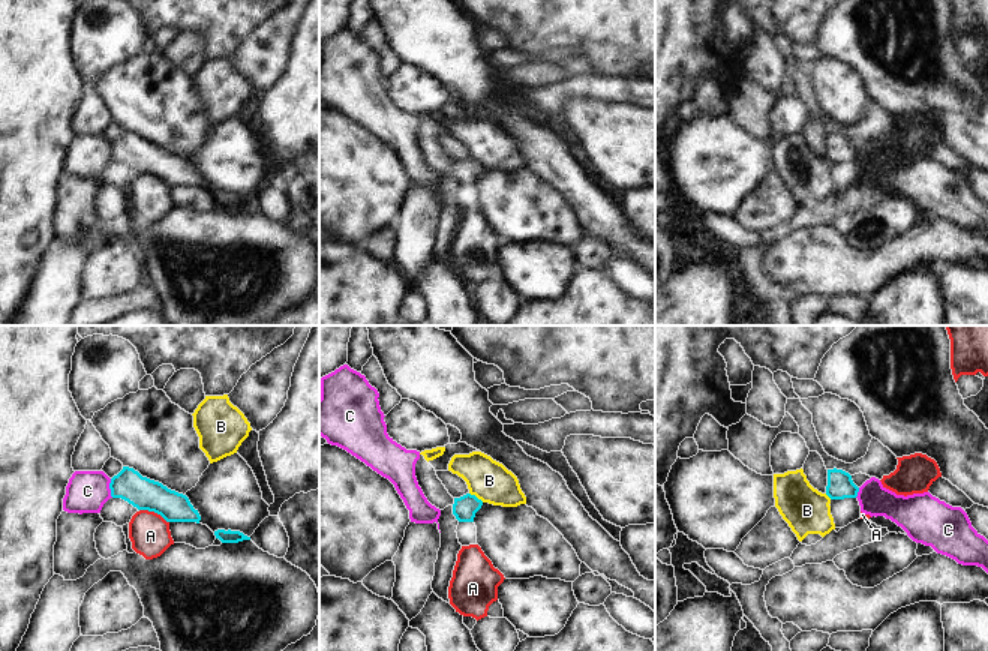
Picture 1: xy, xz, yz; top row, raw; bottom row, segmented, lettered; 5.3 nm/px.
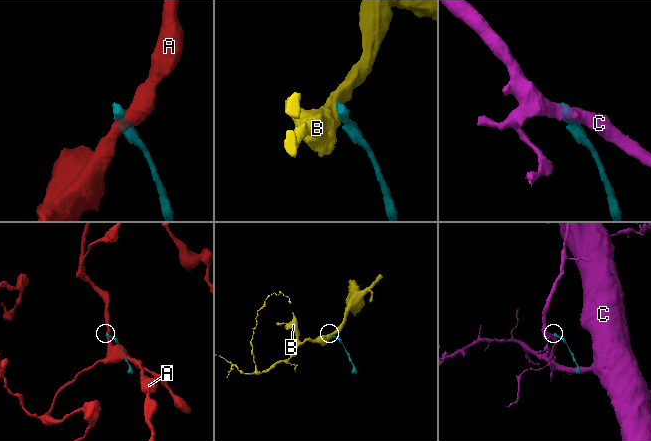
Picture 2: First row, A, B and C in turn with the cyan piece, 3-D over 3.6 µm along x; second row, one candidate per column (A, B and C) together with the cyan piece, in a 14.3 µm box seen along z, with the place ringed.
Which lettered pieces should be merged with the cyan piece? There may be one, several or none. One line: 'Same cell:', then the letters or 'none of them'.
Same cell: none of them

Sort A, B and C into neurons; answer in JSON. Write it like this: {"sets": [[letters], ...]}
{"sets": [["A"], ["B"], ["C"]]}

